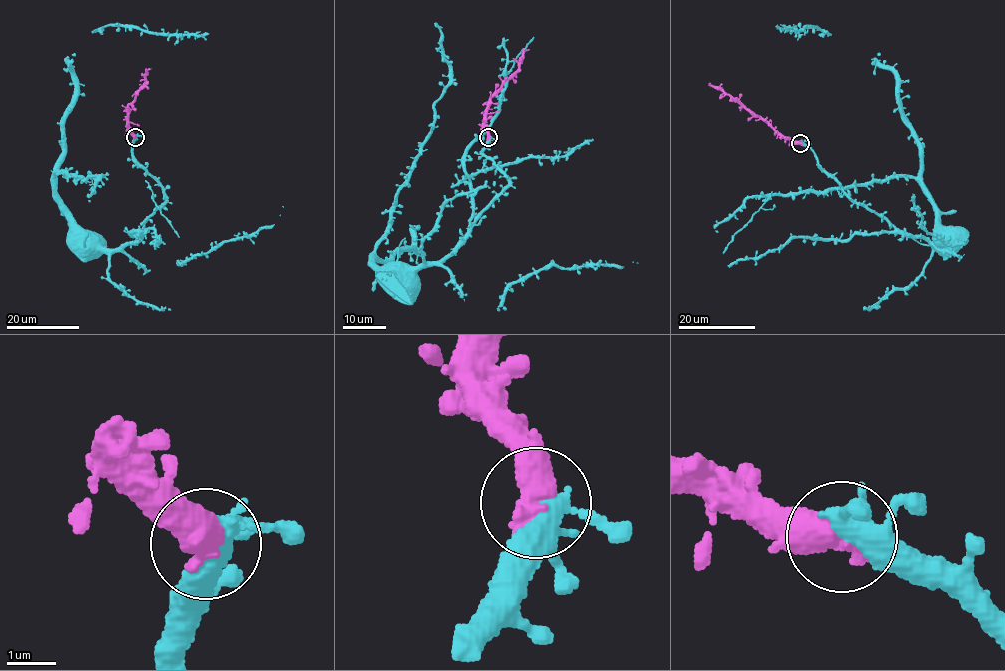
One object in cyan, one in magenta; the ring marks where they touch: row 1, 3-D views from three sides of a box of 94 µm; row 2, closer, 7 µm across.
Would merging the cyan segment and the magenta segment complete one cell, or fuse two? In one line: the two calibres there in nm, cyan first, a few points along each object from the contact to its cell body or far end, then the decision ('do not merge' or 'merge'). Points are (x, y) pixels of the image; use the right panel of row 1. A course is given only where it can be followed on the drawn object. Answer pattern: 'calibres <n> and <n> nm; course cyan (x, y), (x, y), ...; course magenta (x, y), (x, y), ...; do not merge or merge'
calibres 320 and 650 nm; course cyan (800, 143), (812, 151), (817, 164), (849, 197), (897, 228), (924, 238), (935, 249), (938, 244), (943, 245); course magenta (800, 143), (783, 138), (709, 83); merge

